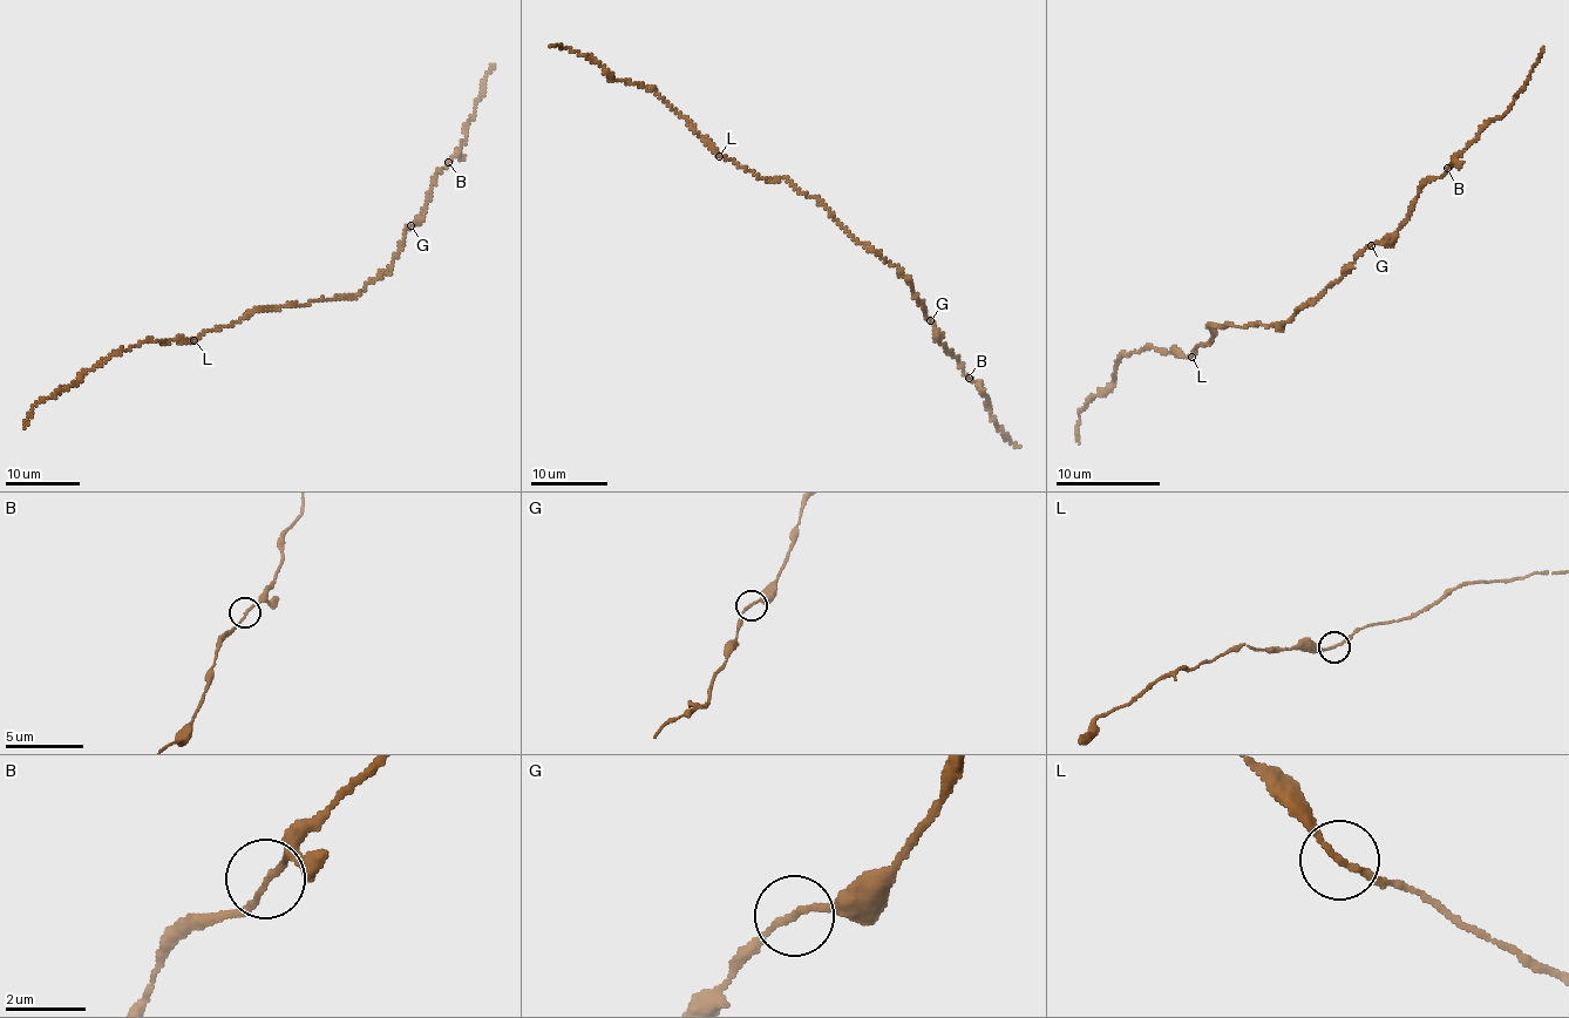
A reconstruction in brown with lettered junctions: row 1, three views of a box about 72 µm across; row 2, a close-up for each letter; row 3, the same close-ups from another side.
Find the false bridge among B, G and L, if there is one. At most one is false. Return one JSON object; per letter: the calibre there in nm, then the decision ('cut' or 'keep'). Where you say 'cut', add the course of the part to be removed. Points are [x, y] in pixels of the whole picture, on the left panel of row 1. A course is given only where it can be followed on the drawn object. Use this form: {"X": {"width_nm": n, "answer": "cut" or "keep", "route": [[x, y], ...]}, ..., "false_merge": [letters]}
{"B": {"width_nm": 130, "answer": "keep"}, "G": {"width_nm": 140, "answer": "keep"}, "L": {"width_nm": 150, "answer": "keep"}, "false_merge": []}

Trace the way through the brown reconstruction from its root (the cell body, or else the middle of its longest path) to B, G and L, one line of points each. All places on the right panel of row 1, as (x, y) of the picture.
B: (1255, 324), (1283, 326), (1331, 287), (1366, 248), (1391, 236), (1418, 191), (1446, 168)
G: (1255, 324), (1283, 326), (1296, 311), (1331, 287), (1371, 245)
L: (1255, 324), (1243, 327), (1210, 323), (1213, 336), (1190, 355)

